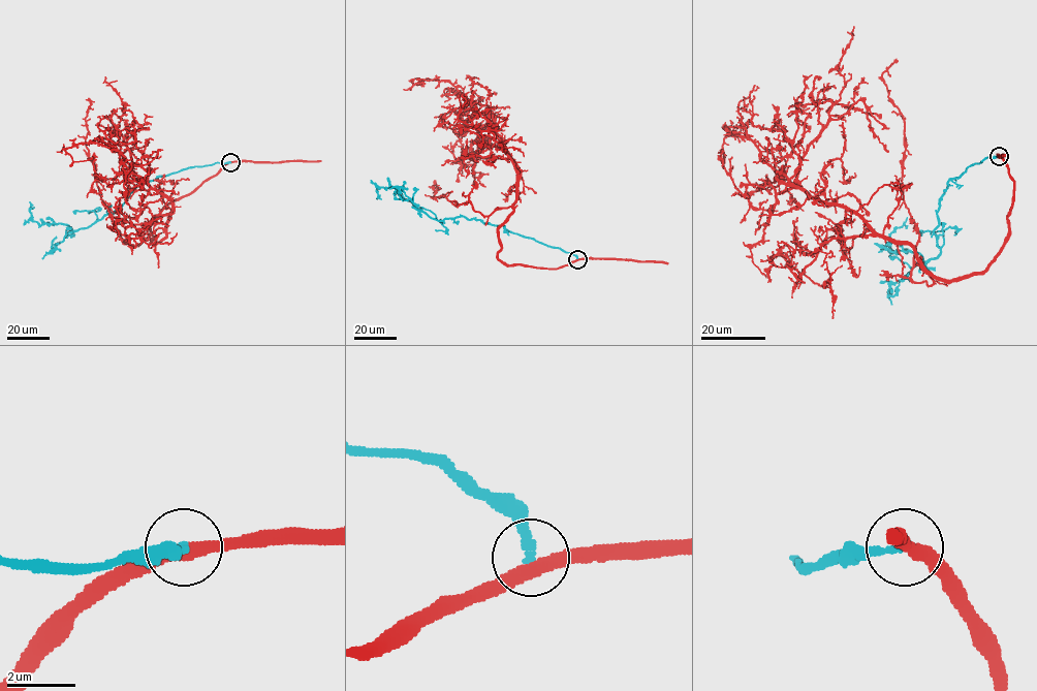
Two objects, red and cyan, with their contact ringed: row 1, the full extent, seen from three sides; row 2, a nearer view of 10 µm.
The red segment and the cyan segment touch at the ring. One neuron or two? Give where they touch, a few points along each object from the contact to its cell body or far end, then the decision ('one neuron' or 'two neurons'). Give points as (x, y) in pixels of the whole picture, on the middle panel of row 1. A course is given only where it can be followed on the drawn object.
at (577, 259); red runs (577, 259), (552, 269), (498, 258), (520, 169), (488, 106), (449, 82), (411, 81), (439, 76); cyan runs (577, 259), (571, 253), (501, 225), (463, 216), (437, 220), (394, 188), (378, 187), (381, 198); two neurons

